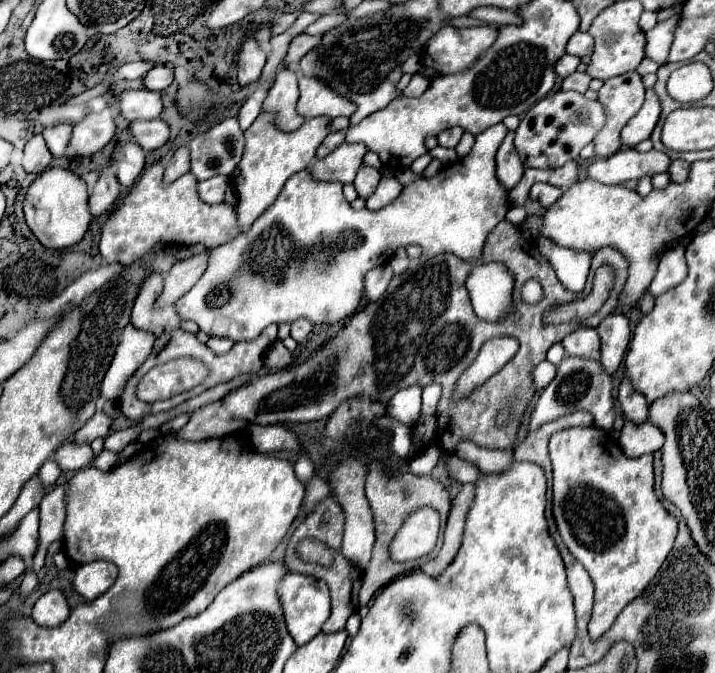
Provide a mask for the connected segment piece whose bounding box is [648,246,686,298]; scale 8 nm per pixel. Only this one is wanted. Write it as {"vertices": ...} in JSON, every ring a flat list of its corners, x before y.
{"vertices":[[676,246,668,250,658,264,656,276,648,286,648,292,658,298,662,292,668,292,670,288,682,284,686,278,686,260,684,260,684,246]]}

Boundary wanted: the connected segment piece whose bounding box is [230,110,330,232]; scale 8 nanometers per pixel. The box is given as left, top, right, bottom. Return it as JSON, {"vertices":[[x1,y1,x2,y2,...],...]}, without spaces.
{"vertices":[[262,110,260,116,254,120,254,124,244,132,246,136,246,150,240,160,240,176,230,176,236,192,238,192,238,222,240,228,246,232,252,222,276,200,280,194,284,182,300,172,306,170,310,160,316,156,318,144,328,136,330,132,330,118,328,116,318,116,318,118,308,118,298,130,294,132,284,132,276,126,276,114]]}

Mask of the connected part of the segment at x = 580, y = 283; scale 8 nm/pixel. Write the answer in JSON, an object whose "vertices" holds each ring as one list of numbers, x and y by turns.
{"vertices":[[544,236,538,240,538,248,554,266,556,276,564,288,568,288,576,294,584,290,588,270,590,270,590,260,592,260,592,256,588,252,574,252,570,248,556,246,552,242,546,246]]}

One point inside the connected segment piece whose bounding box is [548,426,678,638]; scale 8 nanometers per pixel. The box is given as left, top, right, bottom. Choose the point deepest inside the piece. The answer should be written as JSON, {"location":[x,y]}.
{"location":[604,503]}

